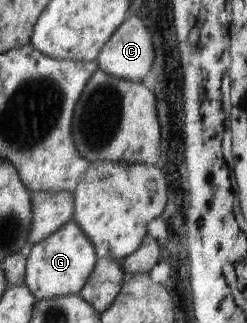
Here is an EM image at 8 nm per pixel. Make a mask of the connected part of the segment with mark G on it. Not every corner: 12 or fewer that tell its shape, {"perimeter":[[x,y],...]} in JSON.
{"perimeter":[[73,219],[25,254],[38,300],[79,295],[98,260]]}

